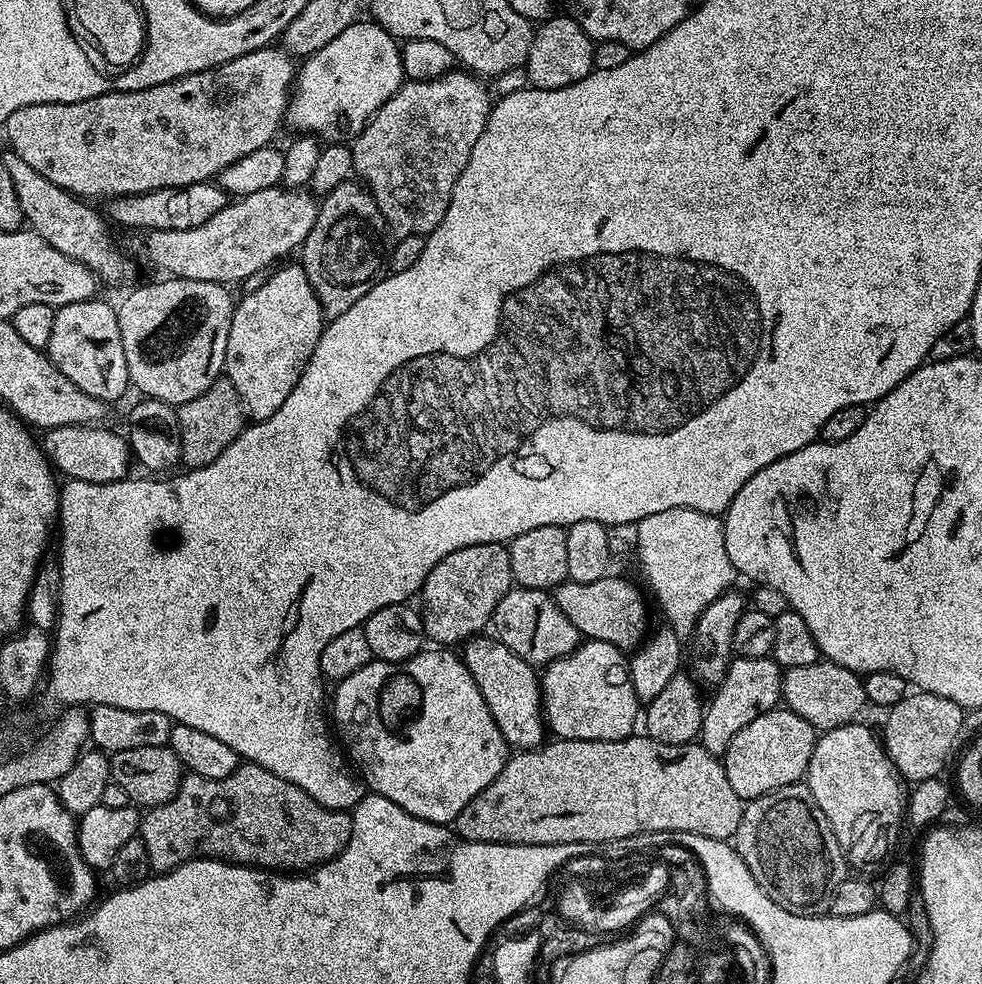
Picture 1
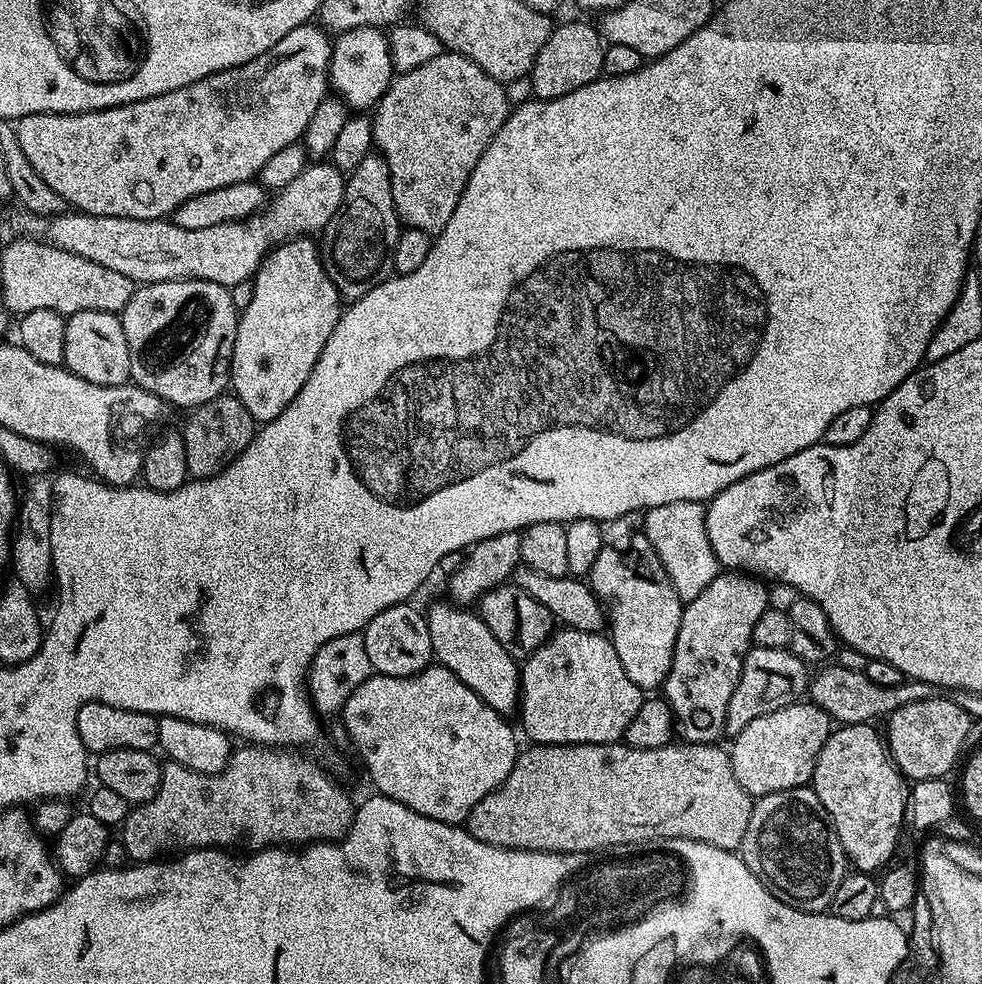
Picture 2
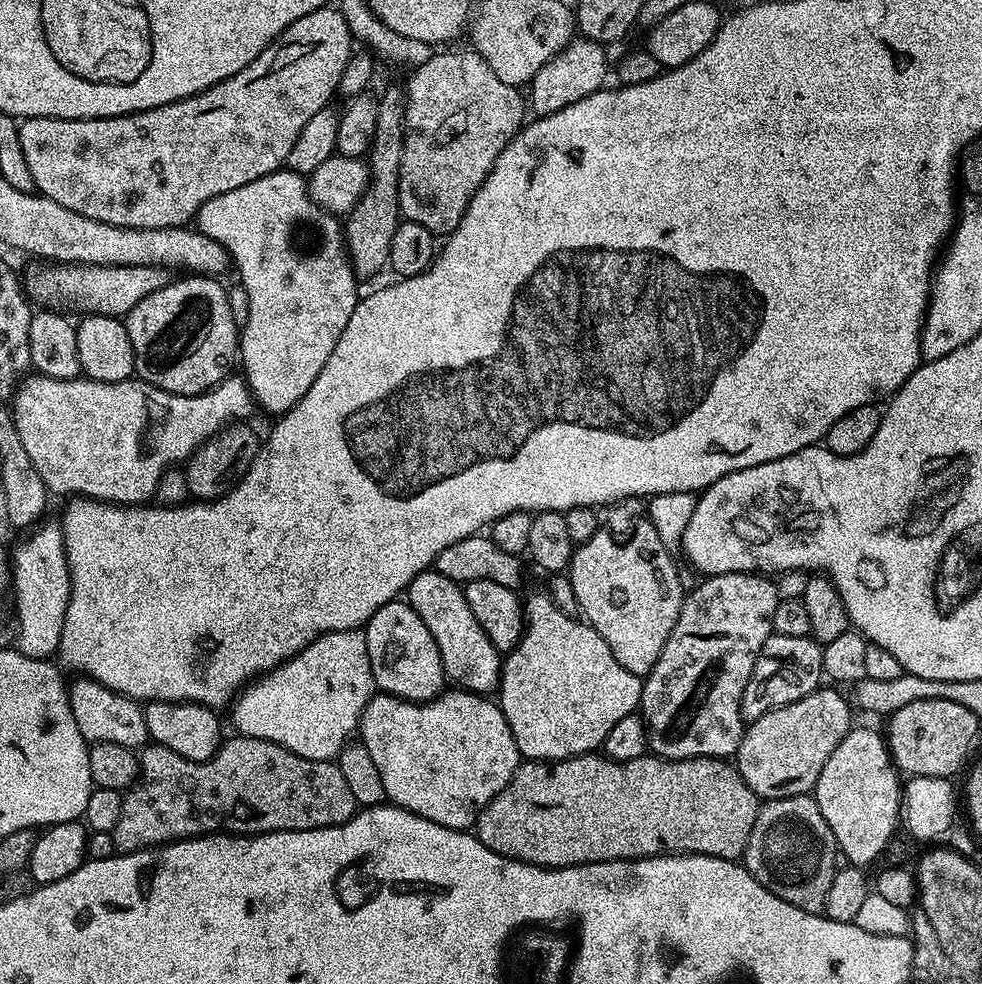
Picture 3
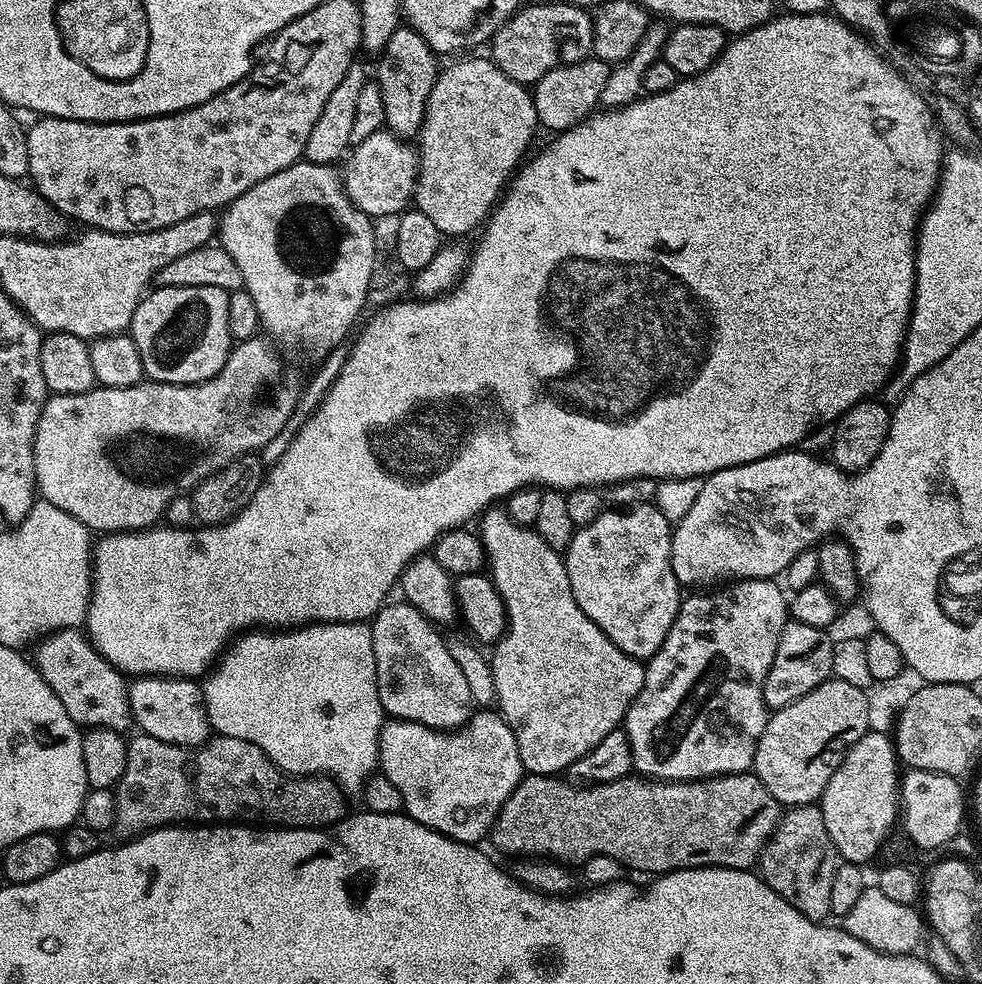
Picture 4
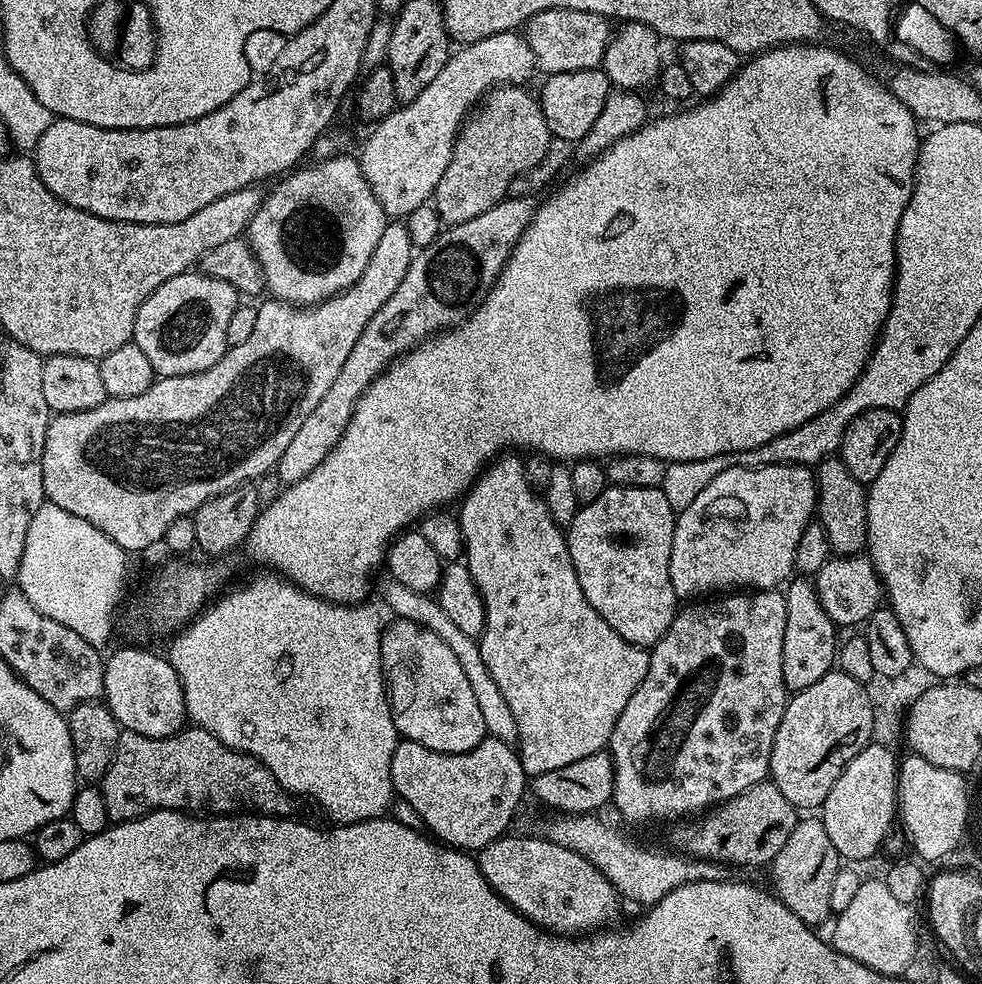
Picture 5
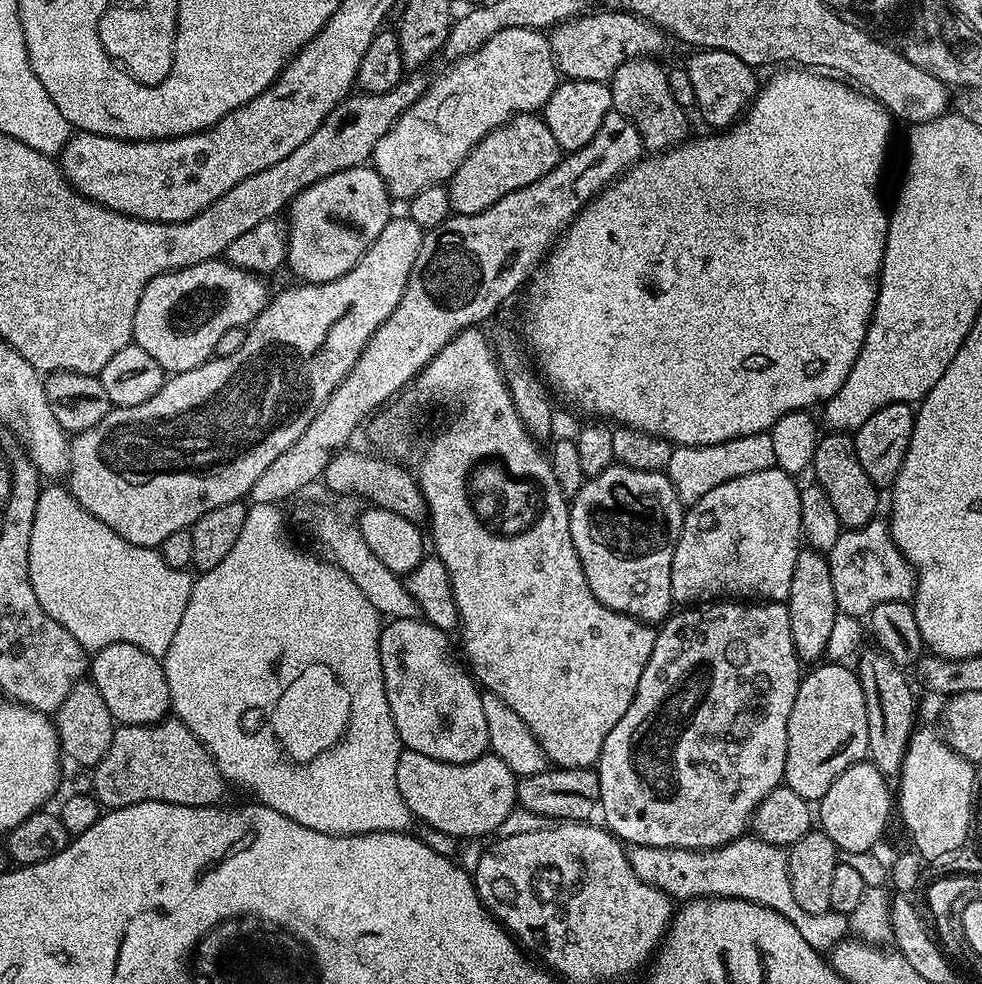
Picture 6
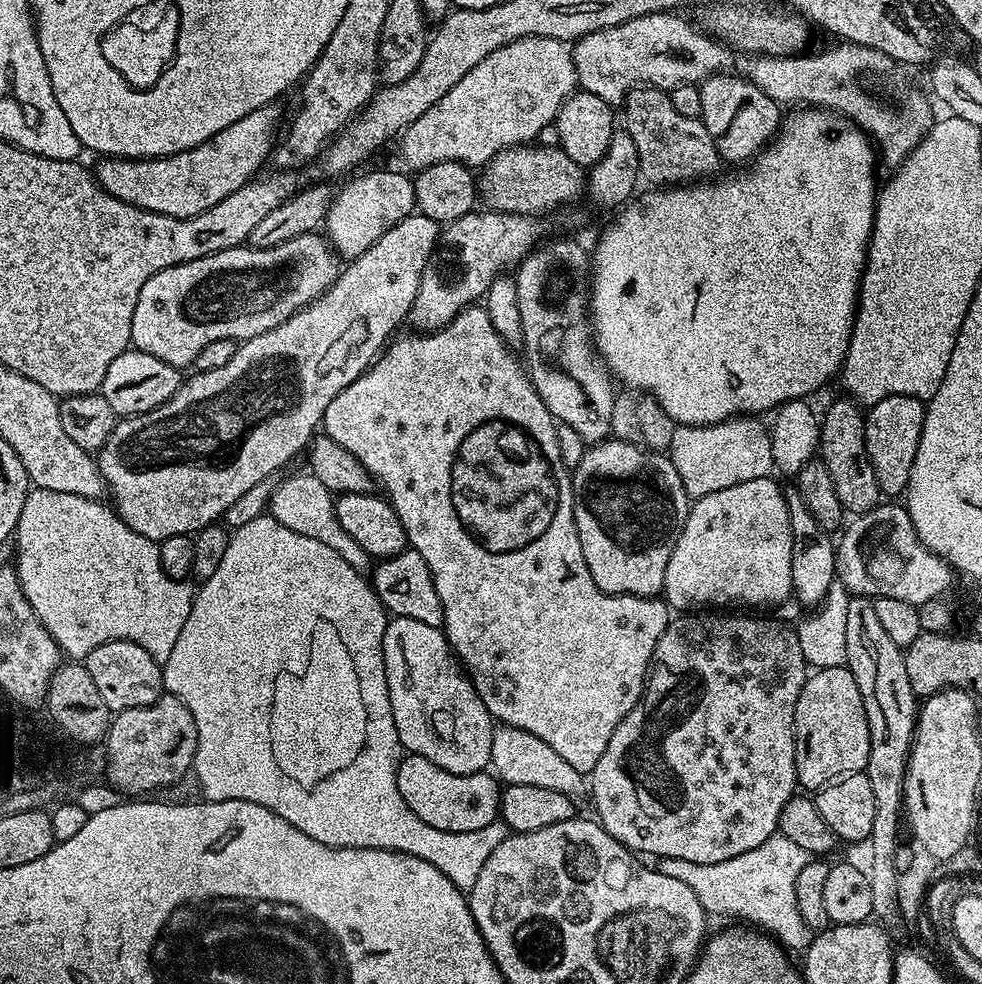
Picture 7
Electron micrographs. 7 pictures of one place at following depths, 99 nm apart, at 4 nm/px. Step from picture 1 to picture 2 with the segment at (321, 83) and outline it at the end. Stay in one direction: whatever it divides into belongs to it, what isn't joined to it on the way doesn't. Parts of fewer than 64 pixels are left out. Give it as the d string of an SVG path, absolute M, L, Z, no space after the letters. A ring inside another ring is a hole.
M355 28L339 33L332 45L328 78L331 91L340 97L349 109L368 110L379 104L384 91L394 79L387 35L378 28Z

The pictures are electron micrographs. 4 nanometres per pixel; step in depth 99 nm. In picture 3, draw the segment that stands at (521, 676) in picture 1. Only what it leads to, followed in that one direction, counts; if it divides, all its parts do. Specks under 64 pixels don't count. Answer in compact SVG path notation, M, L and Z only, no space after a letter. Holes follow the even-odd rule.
M429 570L418 574L406 589L406 603L426 622L426 630L430 630L430 635L434 637L434 642L438 642L438 654L442 658L445 677L449 681L457 680L461 689L477 694L492 694L500 687L500 669L502 667L502 653L496 649L494 642L486 638L486 630L478 626L478 618L470 614L470 606L466 606L466 598L461 585L455 584L446 574L438 574L434 570Z

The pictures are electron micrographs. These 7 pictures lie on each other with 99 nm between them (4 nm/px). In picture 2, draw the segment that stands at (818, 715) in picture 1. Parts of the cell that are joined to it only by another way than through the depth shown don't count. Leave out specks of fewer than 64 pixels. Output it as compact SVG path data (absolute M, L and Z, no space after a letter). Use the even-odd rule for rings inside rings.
M824 666L819 669L820 672L811 677L810 680L810 700L819 706L827 716L832 717L837 725L846 724L867 724L875 721L875 716L887 718L892 713L897 712L902 706L906 706L910 702L922 702L923 700L935 700L938 696L938 690L932 684L927 684L921 680L905 679L904 683L898 686L874 686L874 682L870 682L870 678L866 678L866 674L859 667L857 668L828 668L832 666Z

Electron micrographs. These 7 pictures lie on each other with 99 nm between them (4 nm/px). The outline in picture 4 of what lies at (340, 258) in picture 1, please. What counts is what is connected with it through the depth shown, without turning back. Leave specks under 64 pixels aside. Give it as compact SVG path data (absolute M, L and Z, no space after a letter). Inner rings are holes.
M401 26L390 34L390 42L386 42L384 51L379 53L380 65L374 68L374 80L382 90L382 106L386 109L384 119L387 131L401 138L412 138L424 125L424 111L430 98L430 90L434 90L434 82L438 75L436 60L438 54L418 34L407 26Z

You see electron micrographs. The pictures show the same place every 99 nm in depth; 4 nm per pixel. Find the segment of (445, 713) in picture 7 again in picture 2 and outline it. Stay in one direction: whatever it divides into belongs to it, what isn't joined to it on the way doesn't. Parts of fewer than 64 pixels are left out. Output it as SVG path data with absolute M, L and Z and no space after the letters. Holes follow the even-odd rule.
M408 602L390 606L362 630L373 673L381 676L413 676L433 663L428 621L421 609L419 612L412 606Z

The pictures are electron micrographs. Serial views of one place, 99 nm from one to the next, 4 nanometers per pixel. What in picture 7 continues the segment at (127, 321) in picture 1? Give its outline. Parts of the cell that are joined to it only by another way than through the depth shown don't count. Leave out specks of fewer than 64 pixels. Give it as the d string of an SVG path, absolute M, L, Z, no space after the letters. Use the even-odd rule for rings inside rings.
M316 232L295 236L269 248L227 248L206 258L158 270L158 274L154 274L154 278L142 286L142 294L138 294L138 306L134 306L131 347L138 352L154 354L154 358L162 358L162 362L175 368L187 369L187 364L188 367L195 365L199 352L208 343L218 342L218 338L243 342L278 326L326 291L341 271L341 257L333 251L327 239Z

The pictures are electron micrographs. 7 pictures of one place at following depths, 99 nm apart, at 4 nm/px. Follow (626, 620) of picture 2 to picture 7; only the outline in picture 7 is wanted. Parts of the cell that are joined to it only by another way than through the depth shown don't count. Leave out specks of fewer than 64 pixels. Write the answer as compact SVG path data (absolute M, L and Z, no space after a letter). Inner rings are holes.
M609 438L599 444L591 445L585 451L582 462L571 473L572 505L574 506L574 522L578 530L578 538L582 542L582 558L586 558L586 566L590 566L590 578L594 578L594 586L606 594L615 596L654 596L659 597L666 582L666 562L670 562L670 554L678 542L680 532L688 517L690 501L682 486L682 478L678 478L678 470L674 470L671 459L663 452L649 452L647 448L639 448L625 440Z

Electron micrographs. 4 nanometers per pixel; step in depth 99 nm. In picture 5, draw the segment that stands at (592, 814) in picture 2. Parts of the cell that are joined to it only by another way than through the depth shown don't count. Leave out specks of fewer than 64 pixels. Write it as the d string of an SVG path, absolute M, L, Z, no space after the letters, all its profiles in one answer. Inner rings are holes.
M766 779L742 790L734 798L723 800L721 804L708 809L699 819L673 823L676 825L668 840L677 853L685 856L711 860L721 866L738 864L742 868L758 868L762 864L771 865L778 850L782 850L786 843L786 838L790 838L797 819L798 809L786 802L782 790L778 790L771 779Z

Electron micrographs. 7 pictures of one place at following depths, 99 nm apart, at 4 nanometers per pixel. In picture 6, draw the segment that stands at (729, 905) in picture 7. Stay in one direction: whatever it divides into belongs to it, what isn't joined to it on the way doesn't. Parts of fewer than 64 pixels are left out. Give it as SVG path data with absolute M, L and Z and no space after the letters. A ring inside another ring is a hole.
M743 836L732 840L718 848L678 848L678 847L638 847L633 845L628 851L628 861L631 868L642 882L662 890L668 896L680 902L692 899L716 899L718 897L734 897L738 900L752 901L758 905L774 909L782 914L799 933L804 942L821 954L829 953L833 947L843 941L850 932L849 917L831 909L826 914L810 914L794 899L793 890L790 889L788 853L785 849L767 843L757 836Z

